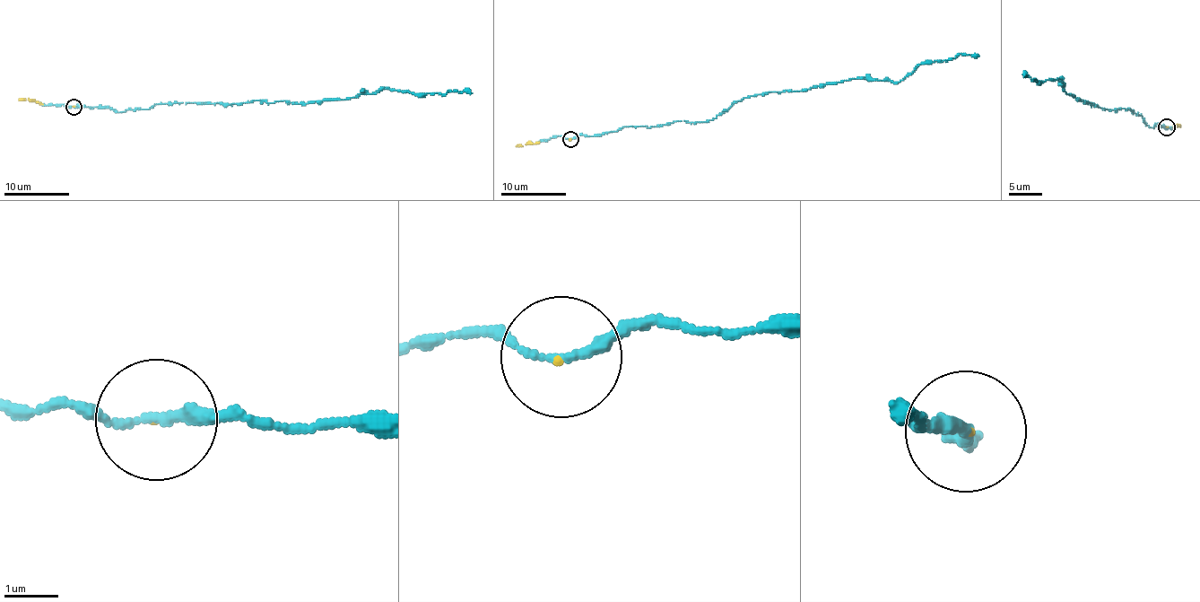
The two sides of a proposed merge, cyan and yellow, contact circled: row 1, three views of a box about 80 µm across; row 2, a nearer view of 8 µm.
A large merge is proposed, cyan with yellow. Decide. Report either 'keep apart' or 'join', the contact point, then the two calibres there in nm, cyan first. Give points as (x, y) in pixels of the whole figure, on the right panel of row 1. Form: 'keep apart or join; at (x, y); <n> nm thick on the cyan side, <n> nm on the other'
join; at (1166, 127); 170 nm thick on the cyan side, 40 nm on the other

